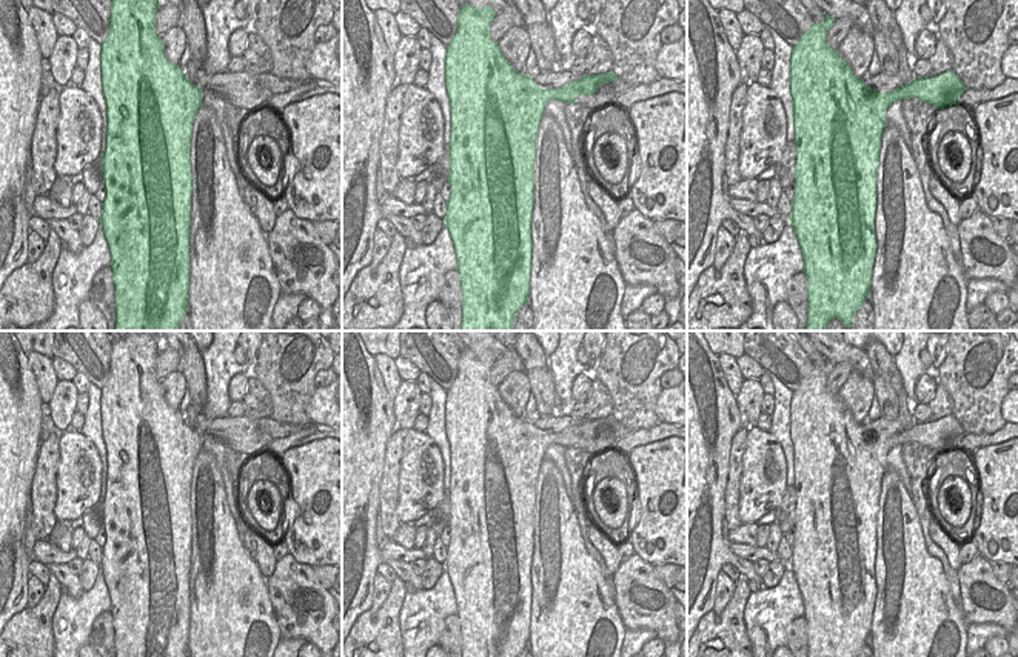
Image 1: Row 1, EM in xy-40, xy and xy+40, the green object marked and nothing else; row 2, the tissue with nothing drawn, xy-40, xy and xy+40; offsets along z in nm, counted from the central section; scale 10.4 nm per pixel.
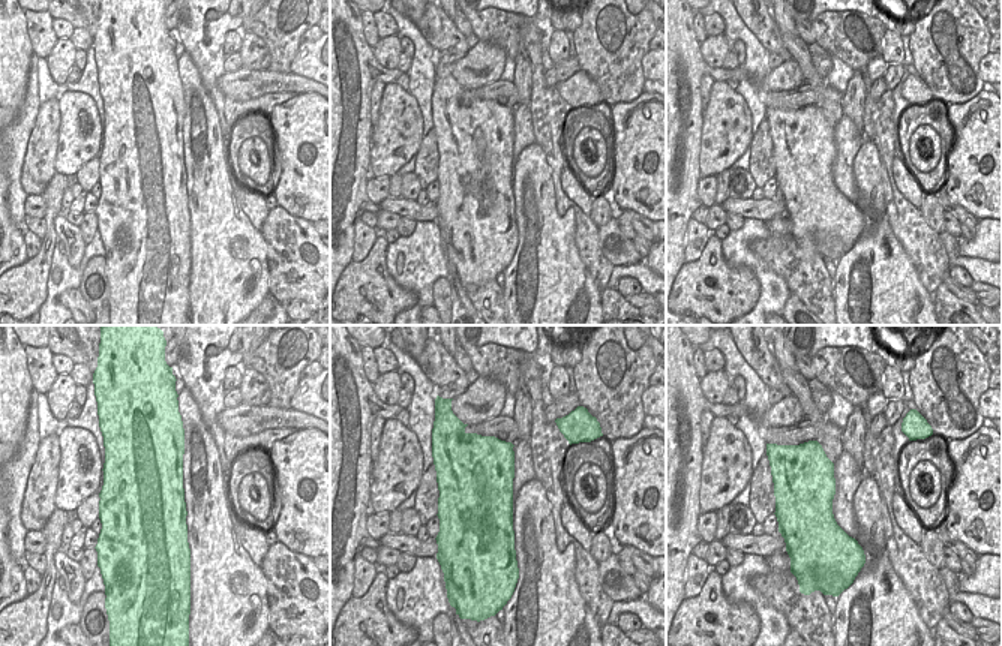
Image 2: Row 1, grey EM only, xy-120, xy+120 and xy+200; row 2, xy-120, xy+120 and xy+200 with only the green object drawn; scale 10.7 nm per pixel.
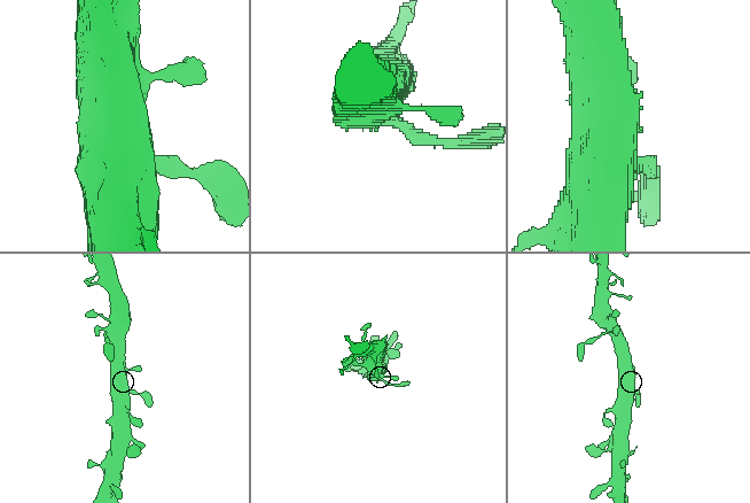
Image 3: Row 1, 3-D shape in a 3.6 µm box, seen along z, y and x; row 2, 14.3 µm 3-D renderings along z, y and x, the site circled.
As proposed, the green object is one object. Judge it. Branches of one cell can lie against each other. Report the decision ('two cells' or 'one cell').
one cell

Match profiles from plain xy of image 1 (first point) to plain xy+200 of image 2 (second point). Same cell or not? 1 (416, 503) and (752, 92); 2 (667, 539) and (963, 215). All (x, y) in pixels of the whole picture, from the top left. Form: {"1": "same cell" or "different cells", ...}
{"1": "different cells", "2": "different cells"}

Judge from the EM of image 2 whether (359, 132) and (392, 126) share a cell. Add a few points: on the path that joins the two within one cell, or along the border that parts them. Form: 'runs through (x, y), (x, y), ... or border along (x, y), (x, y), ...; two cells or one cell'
border along (372, 128), (371, 165); two cells

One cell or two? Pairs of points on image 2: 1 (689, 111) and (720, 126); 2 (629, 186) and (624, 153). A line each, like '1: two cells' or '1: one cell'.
1: two cells
2: one cell

